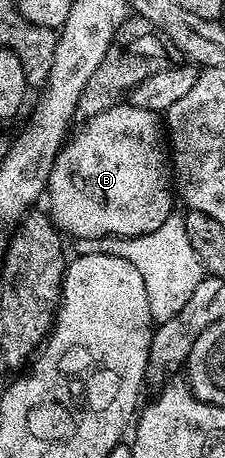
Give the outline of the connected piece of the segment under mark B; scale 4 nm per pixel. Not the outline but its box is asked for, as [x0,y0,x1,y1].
[47,103,175,241]

